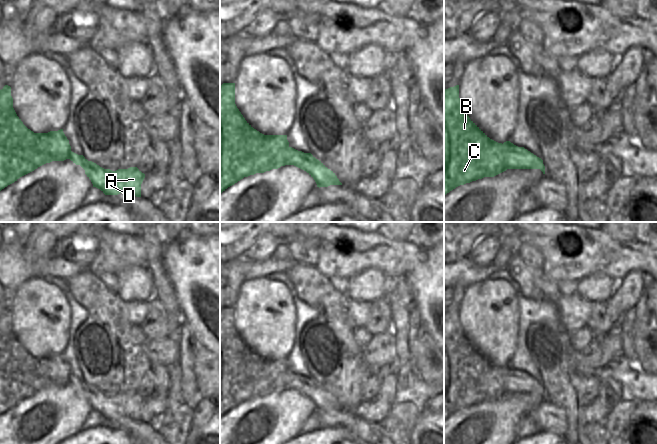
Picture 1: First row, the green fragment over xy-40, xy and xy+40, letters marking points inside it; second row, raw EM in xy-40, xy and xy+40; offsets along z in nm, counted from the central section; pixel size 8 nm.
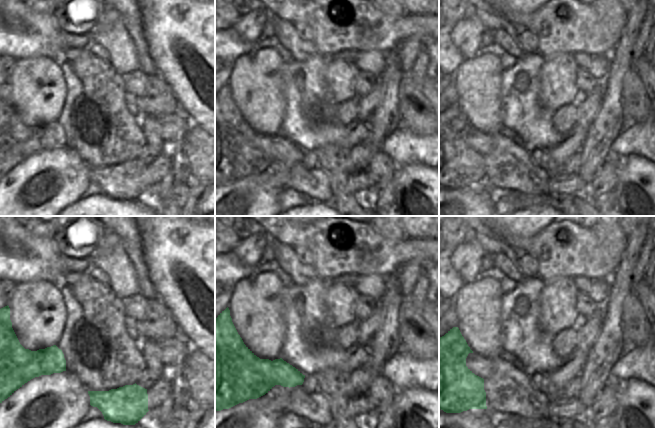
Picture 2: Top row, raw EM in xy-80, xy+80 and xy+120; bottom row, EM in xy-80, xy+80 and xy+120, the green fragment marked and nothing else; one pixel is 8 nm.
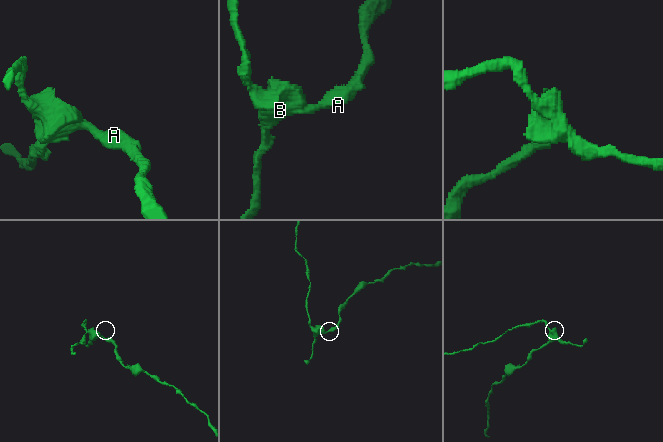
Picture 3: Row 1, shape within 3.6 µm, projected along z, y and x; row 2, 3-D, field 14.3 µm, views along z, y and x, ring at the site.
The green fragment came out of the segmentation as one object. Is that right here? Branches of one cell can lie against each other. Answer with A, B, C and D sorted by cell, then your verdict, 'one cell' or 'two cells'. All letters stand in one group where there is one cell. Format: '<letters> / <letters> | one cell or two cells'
A D / B C | two cells

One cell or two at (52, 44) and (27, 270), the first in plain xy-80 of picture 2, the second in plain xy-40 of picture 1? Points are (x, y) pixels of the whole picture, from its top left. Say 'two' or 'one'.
one

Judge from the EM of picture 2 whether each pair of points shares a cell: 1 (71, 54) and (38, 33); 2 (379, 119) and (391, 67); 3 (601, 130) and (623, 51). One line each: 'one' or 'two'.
1: two
2: one
3: one

